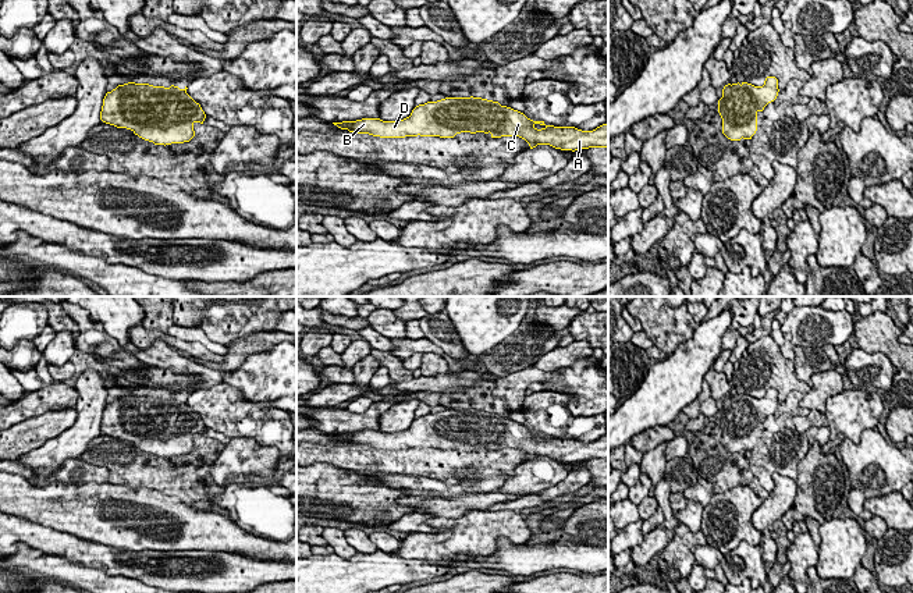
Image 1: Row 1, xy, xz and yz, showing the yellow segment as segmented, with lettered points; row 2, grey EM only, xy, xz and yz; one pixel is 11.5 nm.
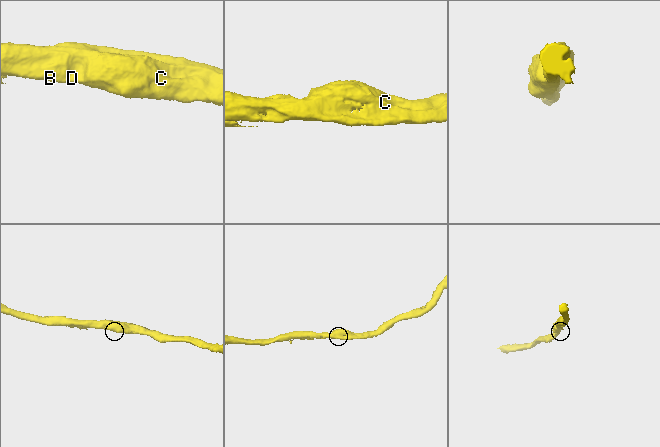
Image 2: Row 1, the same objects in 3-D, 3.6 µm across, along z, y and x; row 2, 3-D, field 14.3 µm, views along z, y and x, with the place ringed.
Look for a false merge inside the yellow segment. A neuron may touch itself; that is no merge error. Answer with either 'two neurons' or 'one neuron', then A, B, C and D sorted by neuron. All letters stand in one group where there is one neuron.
one neuron; groups A B C D

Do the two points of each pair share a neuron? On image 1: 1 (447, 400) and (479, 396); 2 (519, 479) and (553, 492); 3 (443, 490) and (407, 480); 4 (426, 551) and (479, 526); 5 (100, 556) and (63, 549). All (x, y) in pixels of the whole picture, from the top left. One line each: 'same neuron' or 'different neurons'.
1: same neuron
2: different neurons
3: same neuron
4: same neuron
5: same neuron

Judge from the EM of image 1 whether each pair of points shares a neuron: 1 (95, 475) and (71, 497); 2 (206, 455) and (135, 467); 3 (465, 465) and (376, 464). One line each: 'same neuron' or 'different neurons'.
1: different neurons
2: same neuron
3: same neuron

